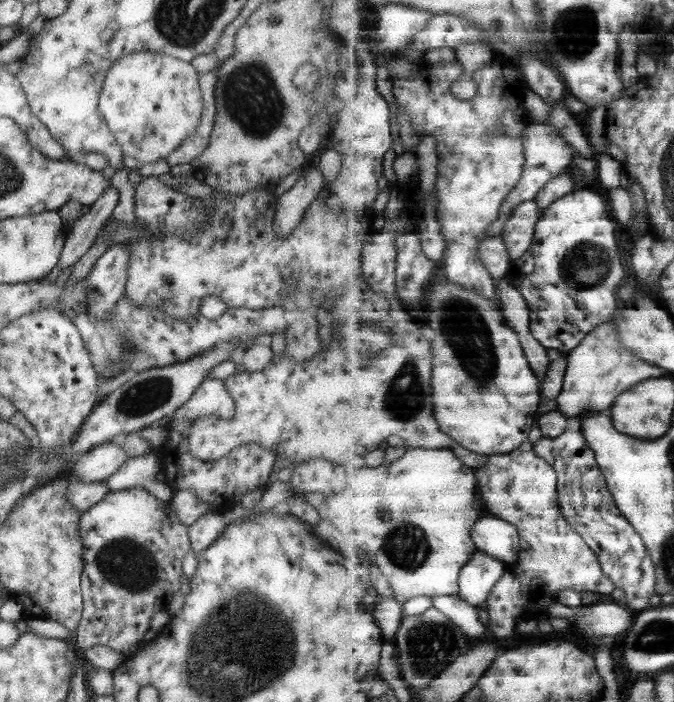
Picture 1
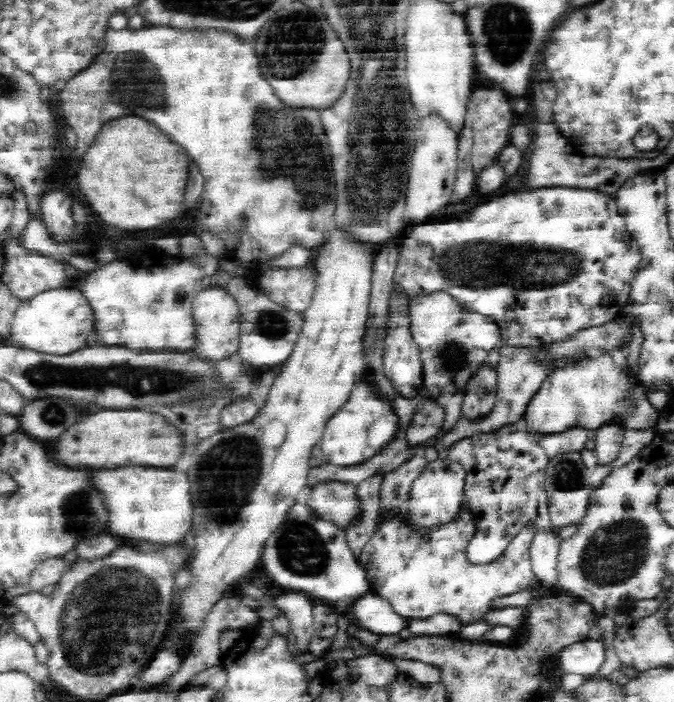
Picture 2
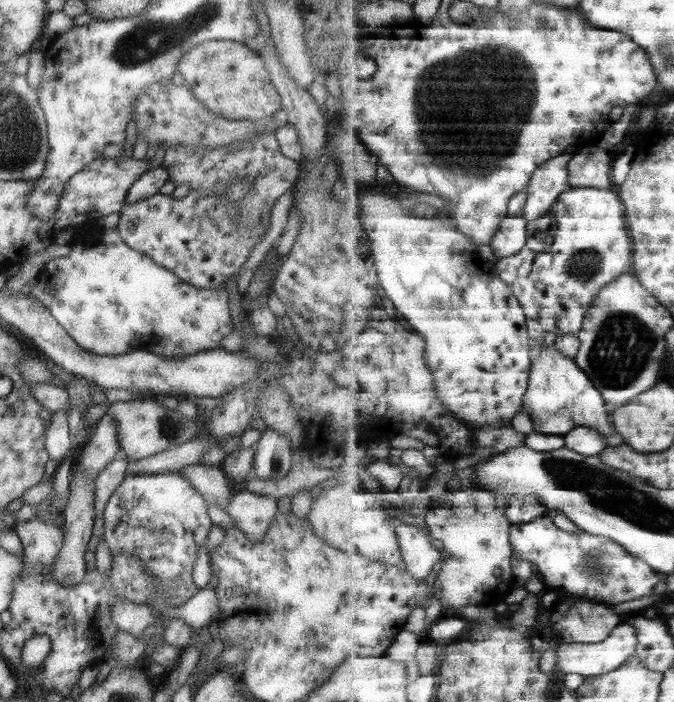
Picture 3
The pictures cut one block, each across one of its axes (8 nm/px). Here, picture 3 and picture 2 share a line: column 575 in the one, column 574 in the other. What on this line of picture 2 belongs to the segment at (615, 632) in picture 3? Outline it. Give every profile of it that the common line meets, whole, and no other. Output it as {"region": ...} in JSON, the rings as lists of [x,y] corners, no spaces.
{"region":[[[602,640],[575,642],[559,652],[560,670],[566,674],[581,674],[586,678],[595,676],[604,662],[604,652]]]}

